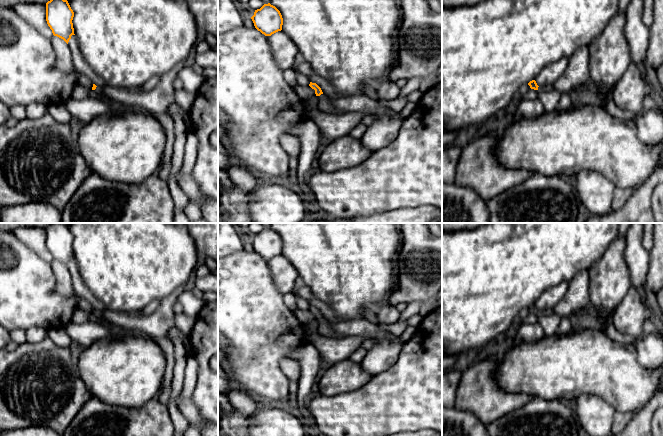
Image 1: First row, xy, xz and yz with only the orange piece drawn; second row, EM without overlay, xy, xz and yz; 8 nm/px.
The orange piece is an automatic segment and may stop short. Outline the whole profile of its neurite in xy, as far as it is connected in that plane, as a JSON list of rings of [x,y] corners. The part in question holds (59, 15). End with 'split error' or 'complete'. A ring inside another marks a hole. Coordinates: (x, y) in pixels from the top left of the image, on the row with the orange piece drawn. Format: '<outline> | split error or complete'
[[[50,0],[46,3],[46,21],[54,36],[67,44],[74,34],[74,12],[67,0]]] | complete

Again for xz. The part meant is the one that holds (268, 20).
[[[270,3],[264,4],[260,9],[255,10],[251,19],[255,28],[265,36],[271,36],[282,30],[282,15],[280,11]]] | complete

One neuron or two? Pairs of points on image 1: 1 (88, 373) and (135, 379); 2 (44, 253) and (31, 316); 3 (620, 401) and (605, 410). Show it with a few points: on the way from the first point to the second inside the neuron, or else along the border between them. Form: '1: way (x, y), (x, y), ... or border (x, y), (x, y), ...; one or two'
1: way (100, 373), (123, 373); one
2: border (25, 244), (49, 263); two
3: border (591, 395), (597, 395), (602, 398), (615, 410); two

